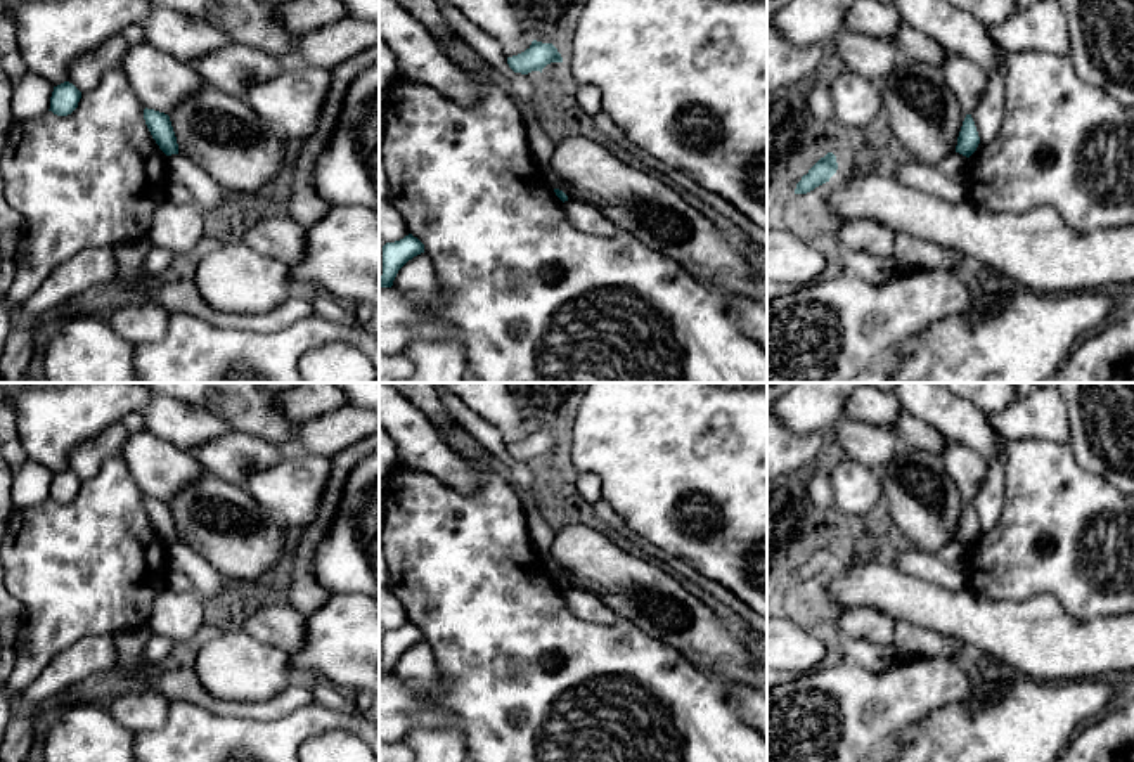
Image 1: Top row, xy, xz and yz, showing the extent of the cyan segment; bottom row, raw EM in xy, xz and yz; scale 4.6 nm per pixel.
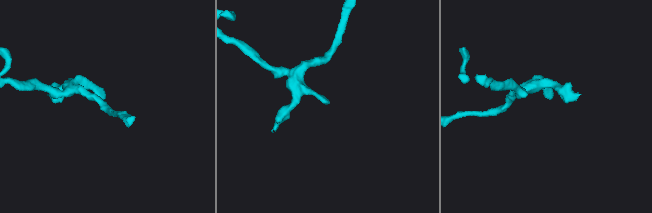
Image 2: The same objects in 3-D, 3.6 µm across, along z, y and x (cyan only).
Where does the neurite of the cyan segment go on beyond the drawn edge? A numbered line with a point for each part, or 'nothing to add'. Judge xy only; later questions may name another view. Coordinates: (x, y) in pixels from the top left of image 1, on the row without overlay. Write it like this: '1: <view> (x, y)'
nothing to add

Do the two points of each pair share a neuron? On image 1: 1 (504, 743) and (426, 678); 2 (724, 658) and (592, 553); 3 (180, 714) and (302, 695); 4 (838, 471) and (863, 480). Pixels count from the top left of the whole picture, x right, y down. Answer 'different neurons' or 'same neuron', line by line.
1: different neurons
2: same neuron
3: different neurons
4: same neuron

